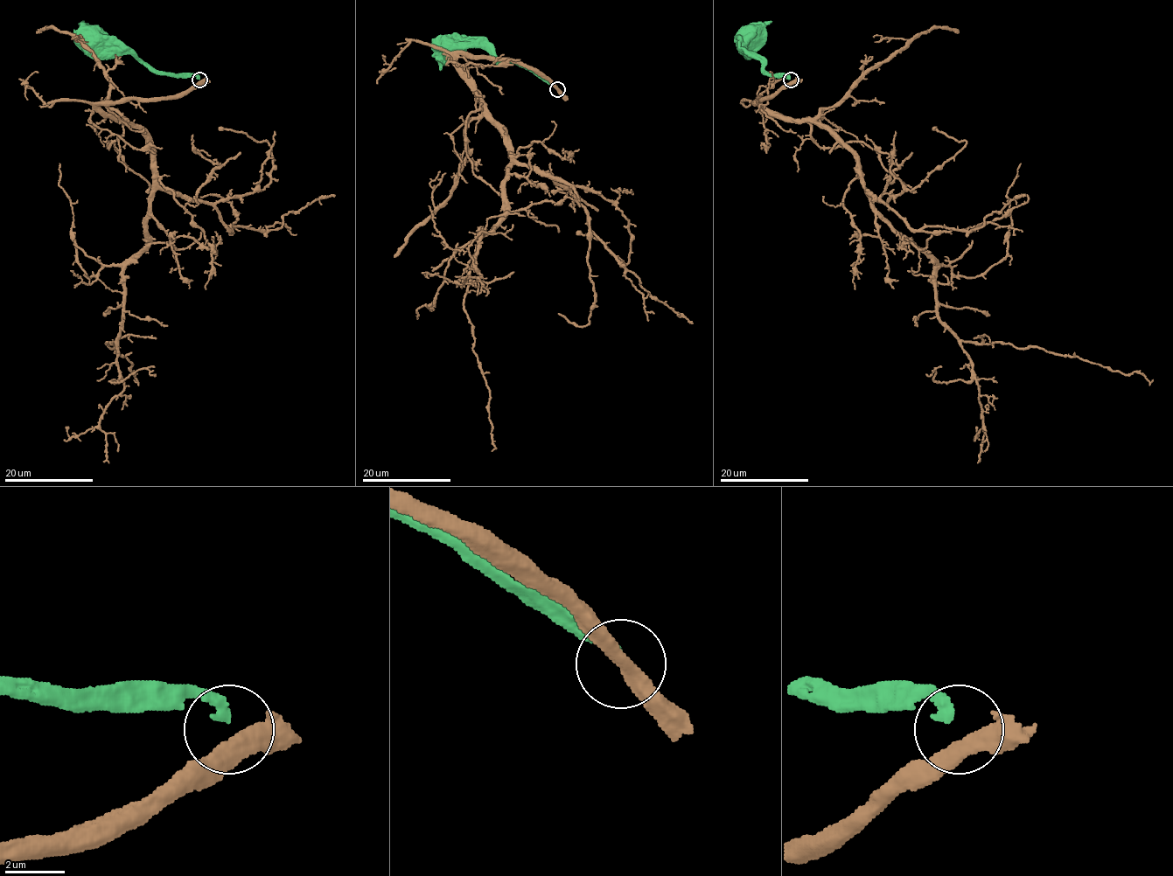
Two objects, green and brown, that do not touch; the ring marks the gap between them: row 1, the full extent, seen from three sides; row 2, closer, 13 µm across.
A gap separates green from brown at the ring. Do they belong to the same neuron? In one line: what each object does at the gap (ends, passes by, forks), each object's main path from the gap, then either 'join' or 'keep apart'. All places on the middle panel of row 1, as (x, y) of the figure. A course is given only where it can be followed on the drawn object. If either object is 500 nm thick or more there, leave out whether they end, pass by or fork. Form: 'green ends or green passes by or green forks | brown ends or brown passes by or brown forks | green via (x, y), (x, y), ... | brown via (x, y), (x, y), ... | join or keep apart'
green ends | brown passes by | green via (557, 87), (532, 71), (507, 61), (499, 61), (479, 47), (451, 45), (450, 48) | brown via (557, 90), (508, 60), (457, 60), (512, 160), (504, 213), (480, 233), (463, 309), (490, 392), (492, 450) | keep apart

